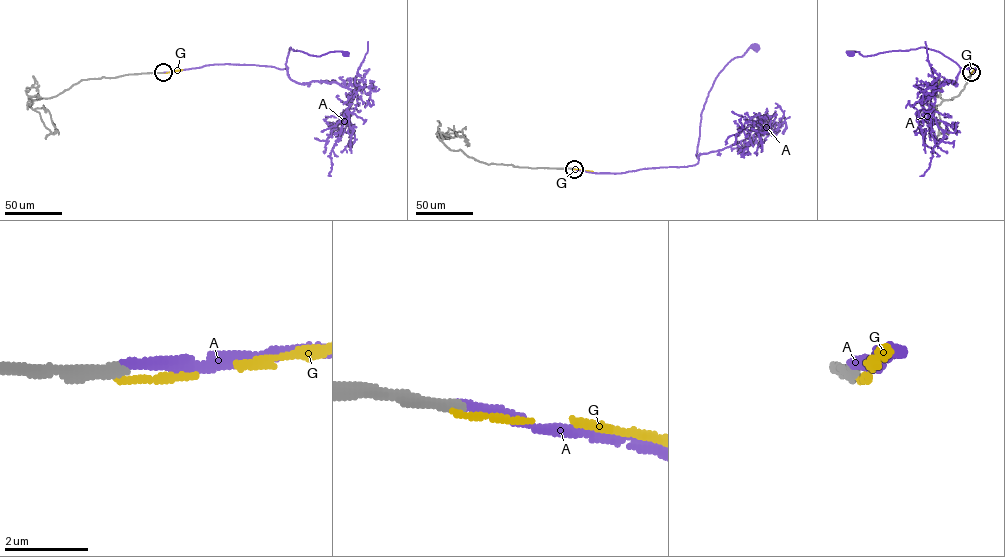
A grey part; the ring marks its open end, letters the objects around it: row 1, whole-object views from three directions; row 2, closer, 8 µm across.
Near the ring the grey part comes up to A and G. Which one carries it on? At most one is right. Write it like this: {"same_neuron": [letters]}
{"same_neuron": ["A"]}

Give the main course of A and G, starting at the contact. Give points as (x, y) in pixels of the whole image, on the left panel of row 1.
A: (163, 72), (226, 64), (283, 69), (288, 67), (285, 64), (290, 47), (319, 56), (331, 51), (346, 53)
G: (163, 73), (182, 69)

